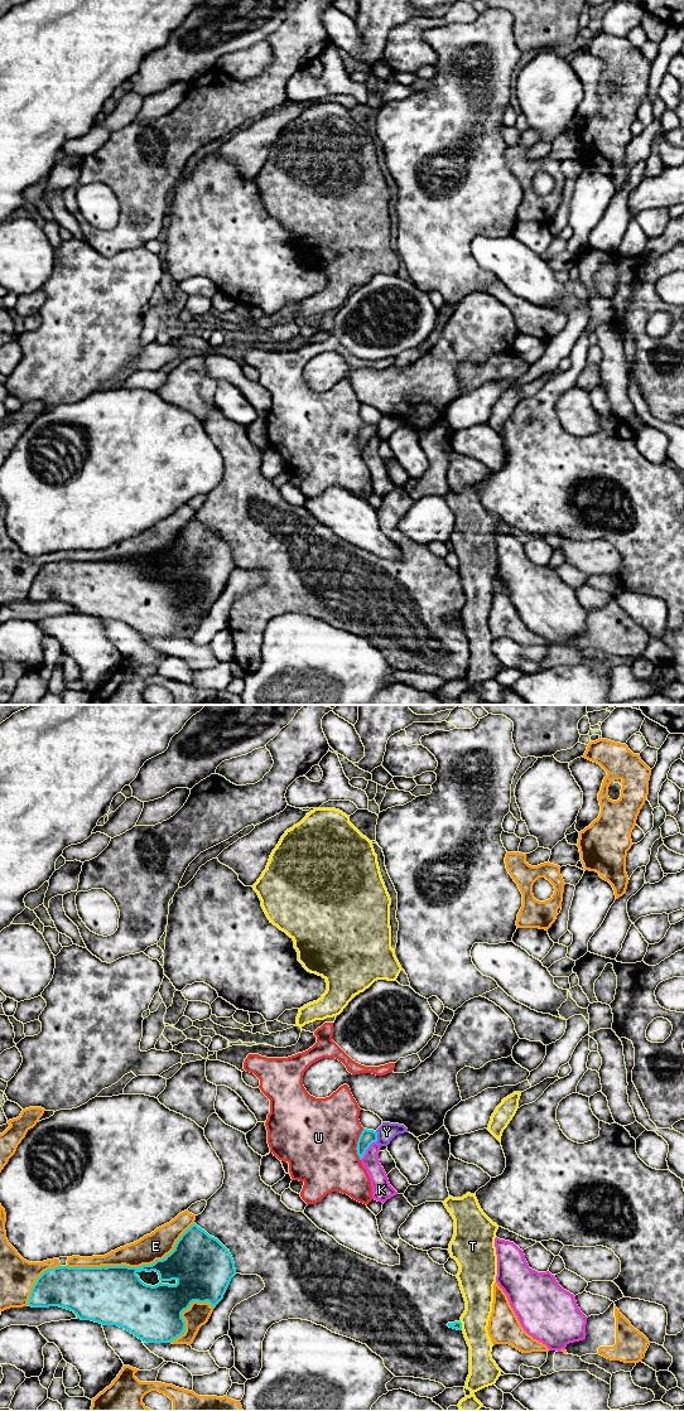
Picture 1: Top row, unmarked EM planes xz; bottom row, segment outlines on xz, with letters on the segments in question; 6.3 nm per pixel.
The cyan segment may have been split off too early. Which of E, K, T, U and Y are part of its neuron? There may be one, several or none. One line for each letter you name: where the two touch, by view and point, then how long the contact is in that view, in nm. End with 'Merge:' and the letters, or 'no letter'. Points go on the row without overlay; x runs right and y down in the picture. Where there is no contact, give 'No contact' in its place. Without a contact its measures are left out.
Merge: no letter

